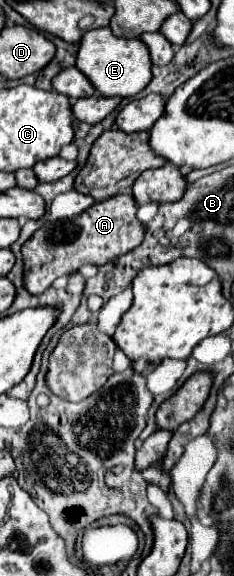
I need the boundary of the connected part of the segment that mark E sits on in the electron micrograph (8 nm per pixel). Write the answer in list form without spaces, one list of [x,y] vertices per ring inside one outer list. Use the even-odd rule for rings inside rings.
[[[110,27],[90,29],[84,33],[76,57],[76,67],[90,79],[90,83],[104,97],[134,97],[138,95],[152,79],[152,61],[150,51],[140,39],[124,39],[112,35]]]

